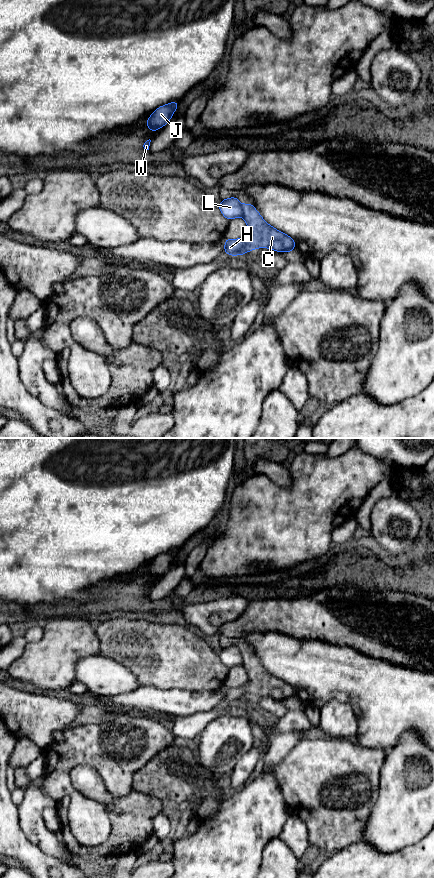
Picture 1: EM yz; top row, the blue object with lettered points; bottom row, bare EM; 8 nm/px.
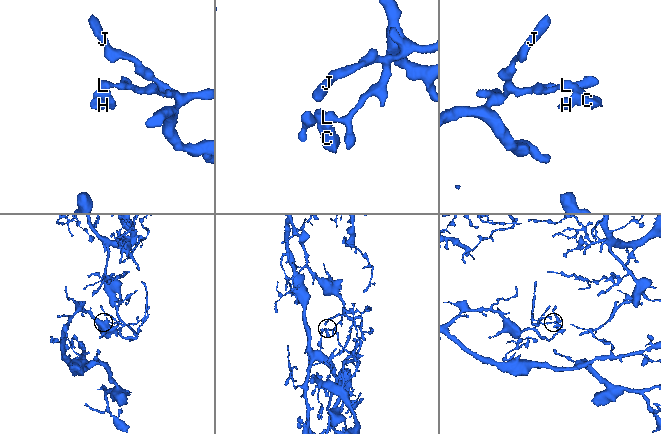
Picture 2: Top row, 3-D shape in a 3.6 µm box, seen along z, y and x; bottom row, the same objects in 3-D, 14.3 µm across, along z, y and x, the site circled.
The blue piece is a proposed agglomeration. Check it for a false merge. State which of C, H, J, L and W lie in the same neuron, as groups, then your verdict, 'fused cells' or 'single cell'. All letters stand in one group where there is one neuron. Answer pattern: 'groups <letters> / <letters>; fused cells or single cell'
groups C H / J L W; fused cells

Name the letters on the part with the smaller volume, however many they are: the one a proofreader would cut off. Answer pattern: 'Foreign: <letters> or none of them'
Foreign: C, H

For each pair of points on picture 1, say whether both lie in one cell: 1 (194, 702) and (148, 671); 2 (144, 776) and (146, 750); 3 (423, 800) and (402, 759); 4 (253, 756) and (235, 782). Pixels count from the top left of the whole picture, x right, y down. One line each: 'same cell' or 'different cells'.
1: different cells
2: different cells
3: same cell
4: same cell

